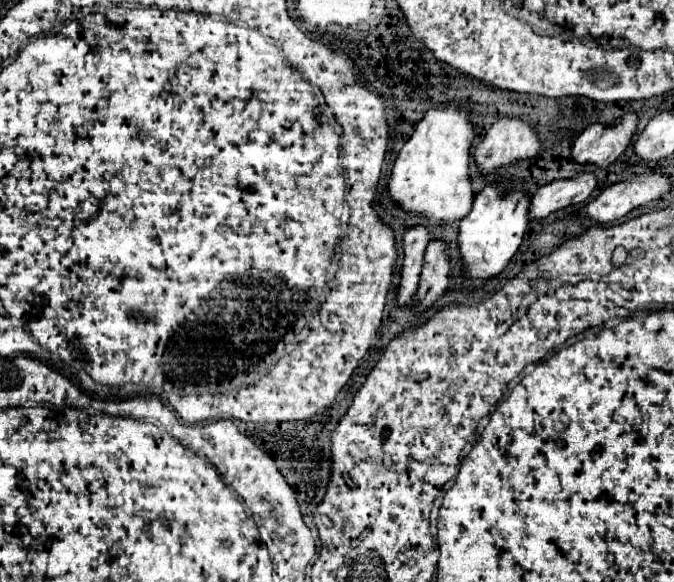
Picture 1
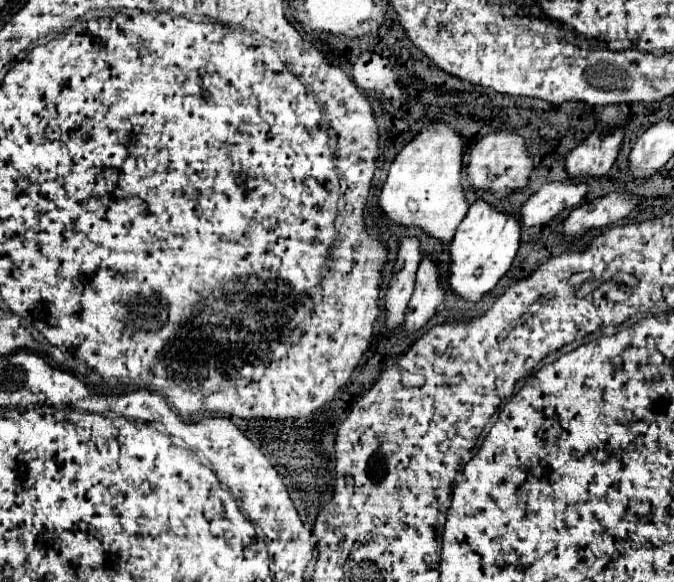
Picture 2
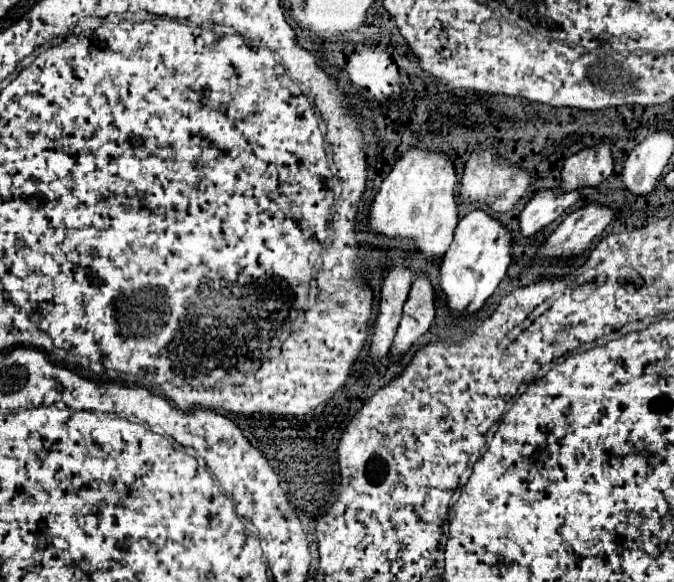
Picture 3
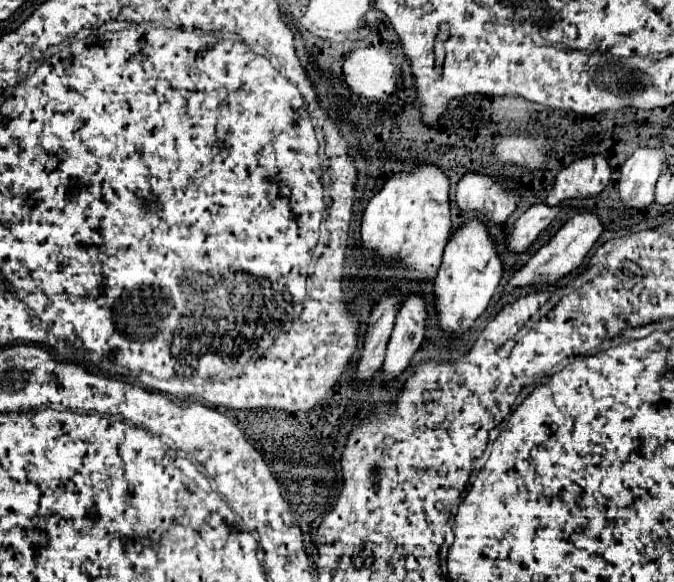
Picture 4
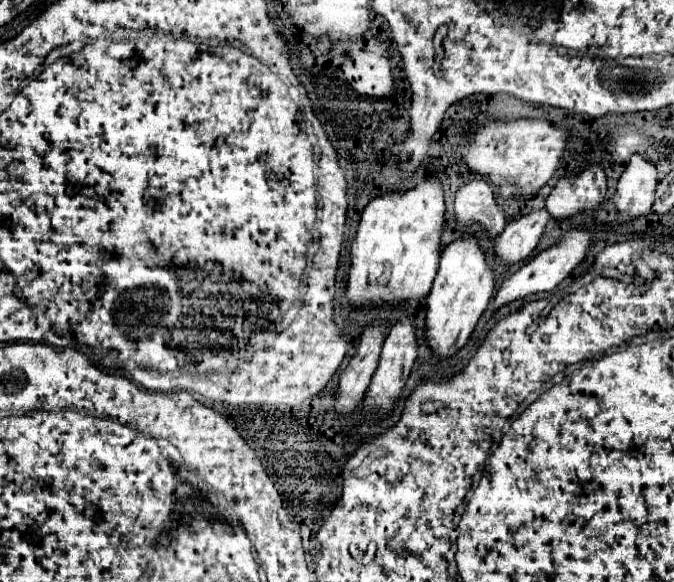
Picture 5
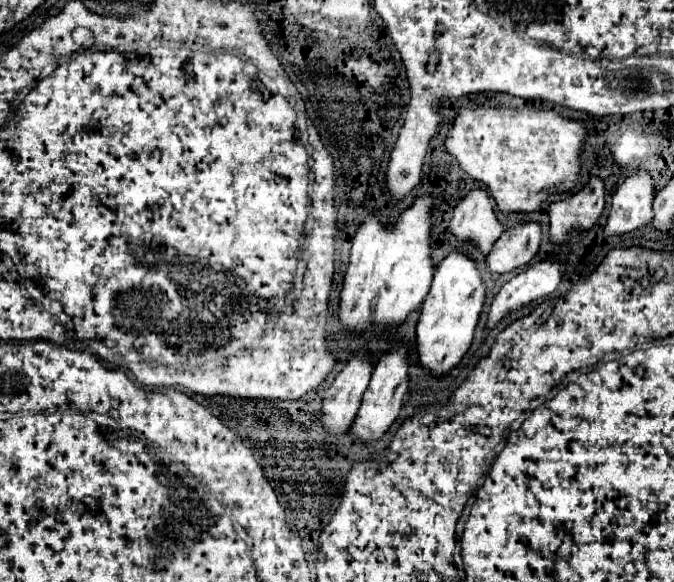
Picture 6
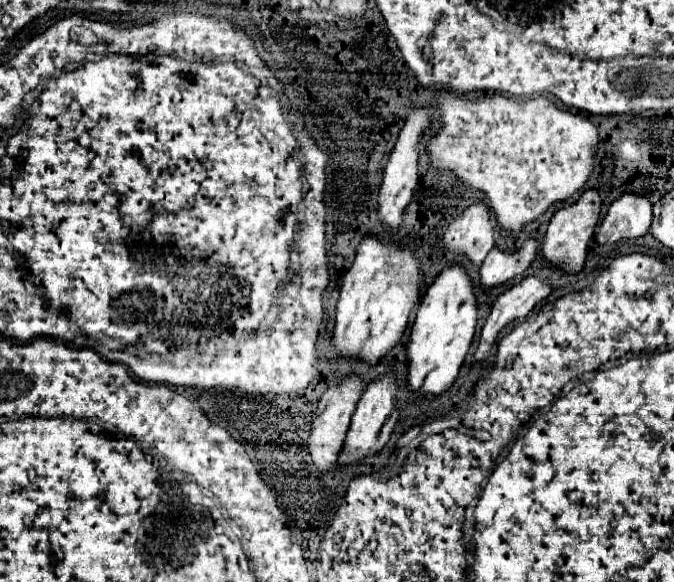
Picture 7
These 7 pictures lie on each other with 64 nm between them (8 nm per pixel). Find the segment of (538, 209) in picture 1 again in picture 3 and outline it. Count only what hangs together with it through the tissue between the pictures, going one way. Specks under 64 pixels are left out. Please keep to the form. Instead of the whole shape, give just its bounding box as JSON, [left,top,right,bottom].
[520,188,580,236]

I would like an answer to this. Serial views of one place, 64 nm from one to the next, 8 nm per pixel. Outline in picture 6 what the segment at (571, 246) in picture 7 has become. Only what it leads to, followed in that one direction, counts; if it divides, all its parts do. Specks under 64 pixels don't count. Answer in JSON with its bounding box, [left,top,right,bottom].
[548,176,604,244]

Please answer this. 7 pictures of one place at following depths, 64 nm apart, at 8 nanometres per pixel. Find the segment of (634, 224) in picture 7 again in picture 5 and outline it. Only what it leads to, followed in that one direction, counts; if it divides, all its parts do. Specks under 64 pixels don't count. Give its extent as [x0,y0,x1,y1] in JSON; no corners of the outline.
[614,154,658,220]

